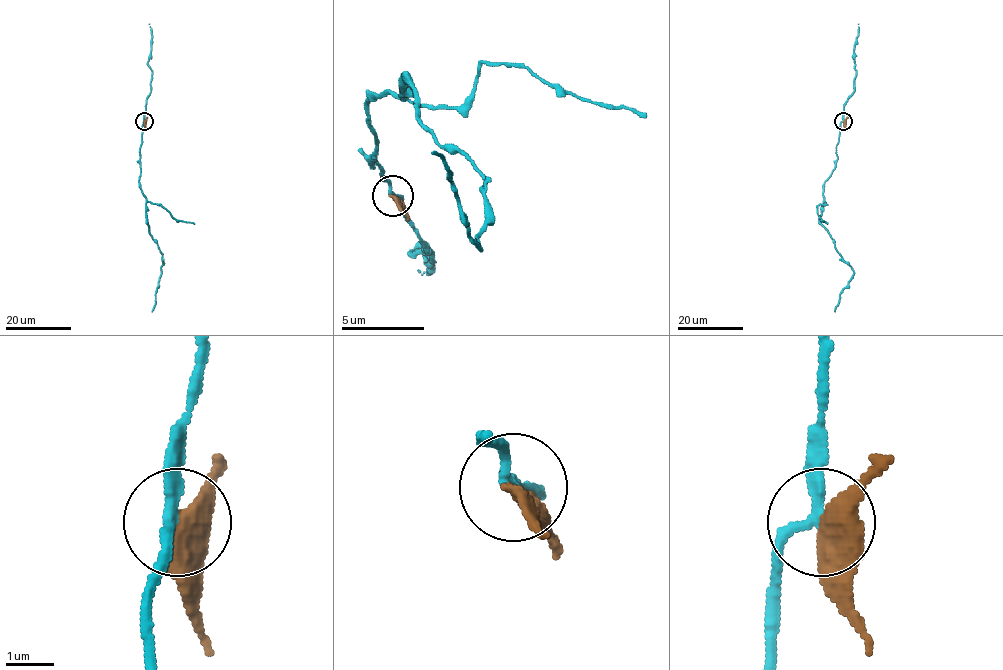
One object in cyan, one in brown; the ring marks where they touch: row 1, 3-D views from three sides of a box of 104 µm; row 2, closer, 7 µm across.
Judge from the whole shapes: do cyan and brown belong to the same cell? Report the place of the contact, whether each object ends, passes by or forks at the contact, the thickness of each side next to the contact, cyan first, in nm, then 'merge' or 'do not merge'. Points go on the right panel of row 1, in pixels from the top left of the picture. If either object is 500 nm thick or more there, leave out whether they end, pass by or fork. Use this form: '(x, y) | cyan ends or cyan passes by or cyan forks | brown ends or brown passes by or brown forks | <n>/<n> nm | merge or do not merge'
(843, 121) | cyan passes by | brown passes by | 200/400 nm | do not merge

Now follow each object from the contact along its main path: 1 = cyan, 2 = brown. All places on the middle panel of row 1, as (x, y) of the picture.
1: (392, 194), (371, 165), (367, 103), (404, 95), (404, 78), (417, 116), (483, 178), (479, 248), (433, 153)
2: (392, 194), (404, 211)

